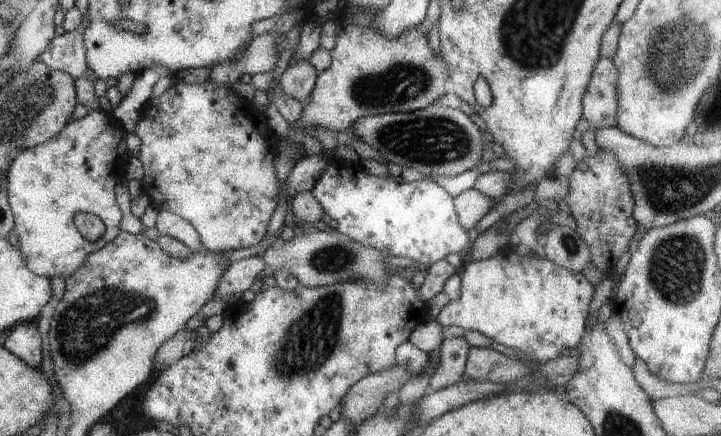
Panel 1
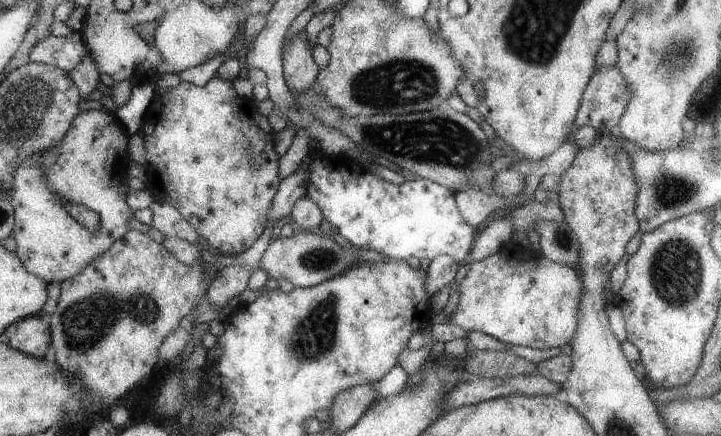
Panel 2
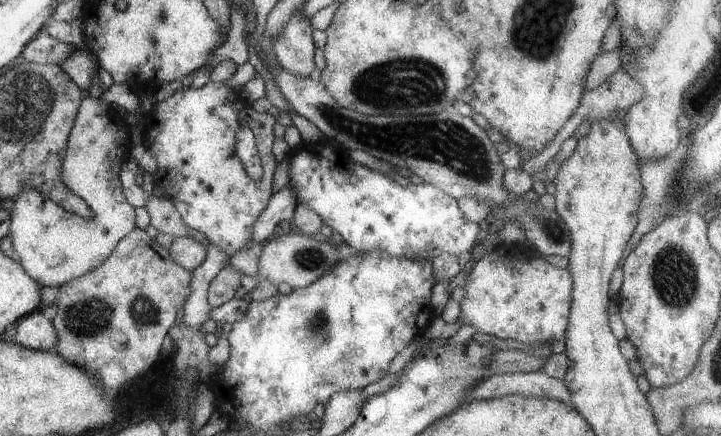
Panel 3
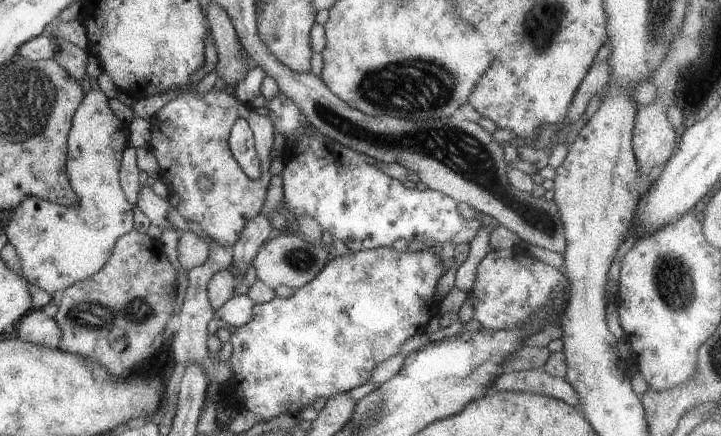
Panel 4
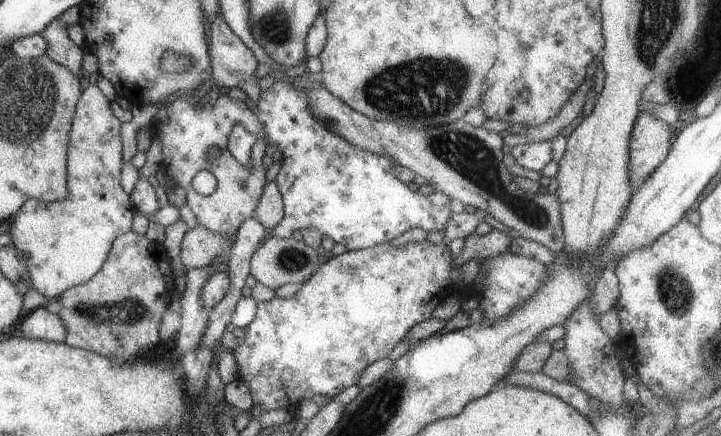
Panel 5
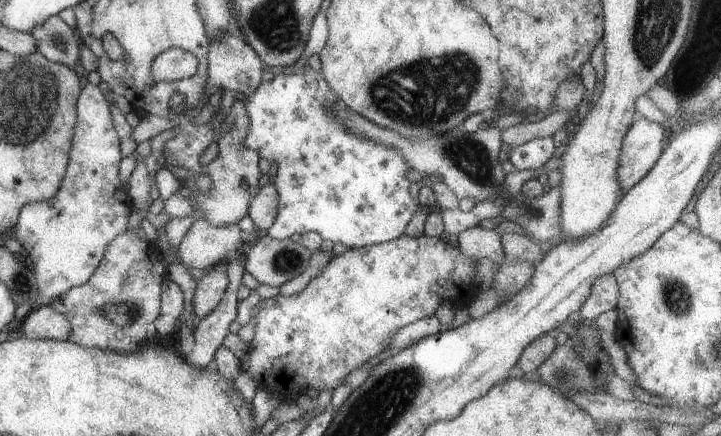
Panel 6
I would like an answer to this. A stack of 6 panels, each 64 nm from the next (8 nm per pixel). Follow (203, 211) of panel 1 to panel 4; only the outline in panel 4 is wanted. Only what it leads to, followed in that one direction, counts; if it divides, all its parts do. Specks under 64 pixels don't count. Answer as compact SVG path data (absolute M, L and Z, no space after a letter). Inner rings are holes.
M214 86L206 91L201 98L192 94L190 90L173 96L169 102L159 106L157 112L147 122L151 132L147 147L153 152L158 167L155 176L167 187L169 196L176 195L179 198L175 207L179 216L185 221L199 225L201 230L205 232L206 238L212 239L223 248L231 248L237 242L243 226L251 218L259 215L261 208L263 208L265 190L267 190L271 179L269 154L273 143L273 122L262 111L255 110L252 104L241 102L235 96L227 94L224 90L217 90ZM238 118L245 119L253 133L261 171L258 180L250 180L245 176L235 159L232 158L231 150L227 145L231 128ZM200 176L206 176L211 181L209 191L203 192L199 188L197 179Z

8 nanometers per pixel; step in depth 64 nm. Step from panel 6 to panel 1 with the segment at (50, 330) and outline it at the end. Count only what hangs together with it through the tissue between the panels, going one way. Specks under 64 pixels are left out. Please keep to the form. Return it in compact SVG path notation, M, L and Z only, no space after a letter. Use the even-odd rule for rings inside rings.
M34 321L17 323L12 327L3 348L26 362L39 367L41 362L41 336Z

